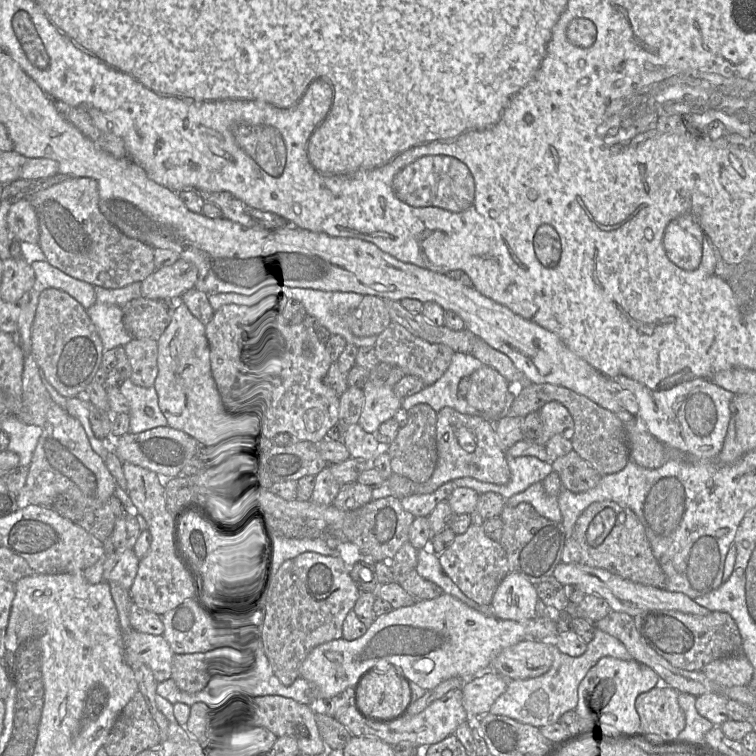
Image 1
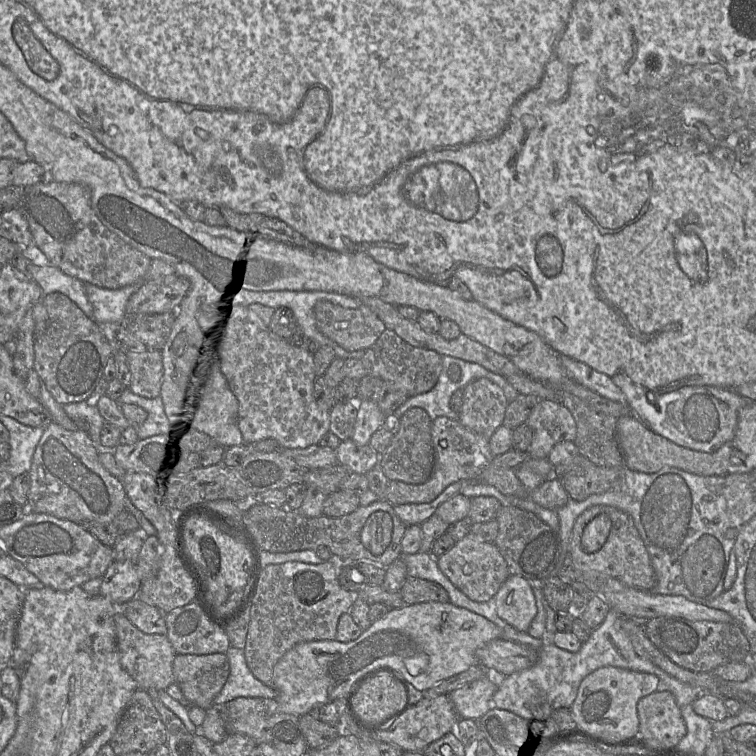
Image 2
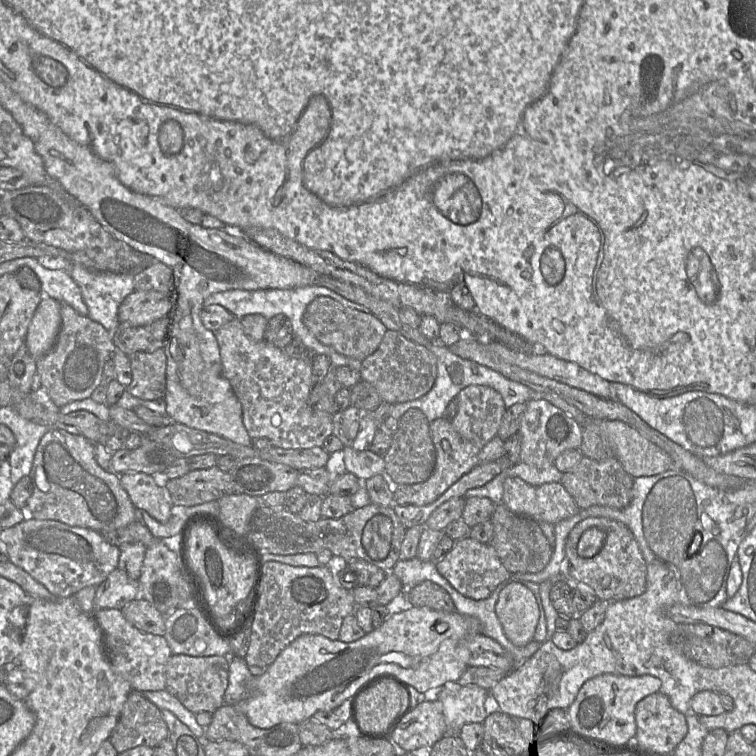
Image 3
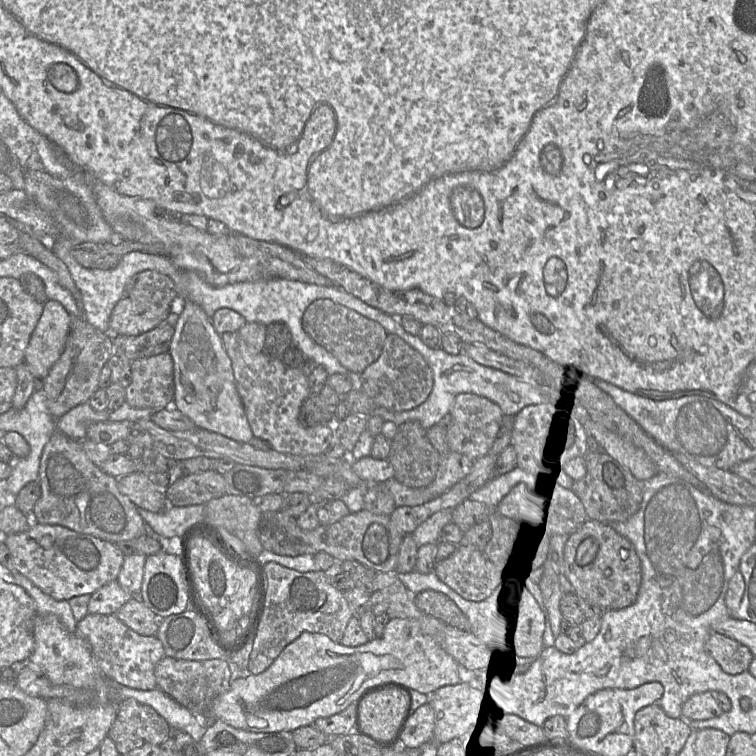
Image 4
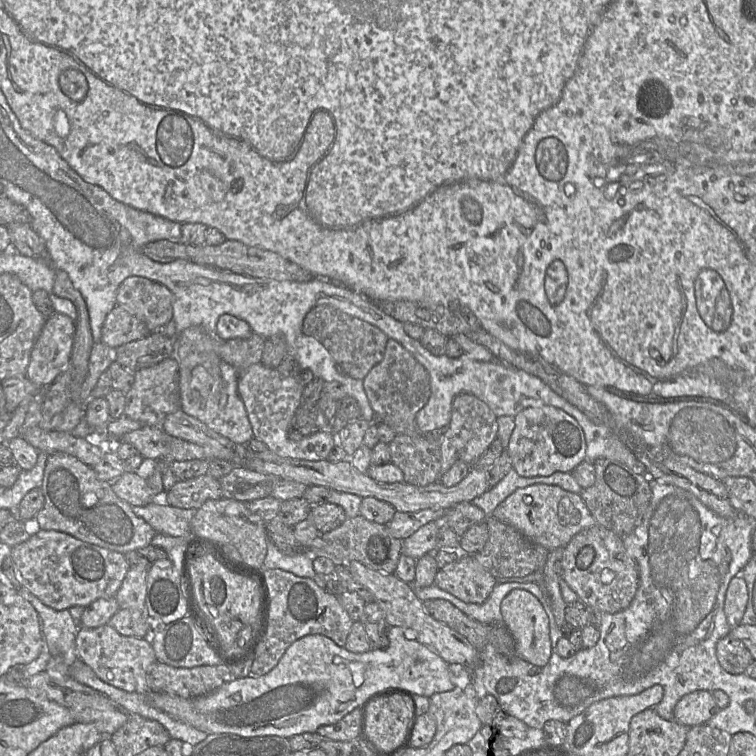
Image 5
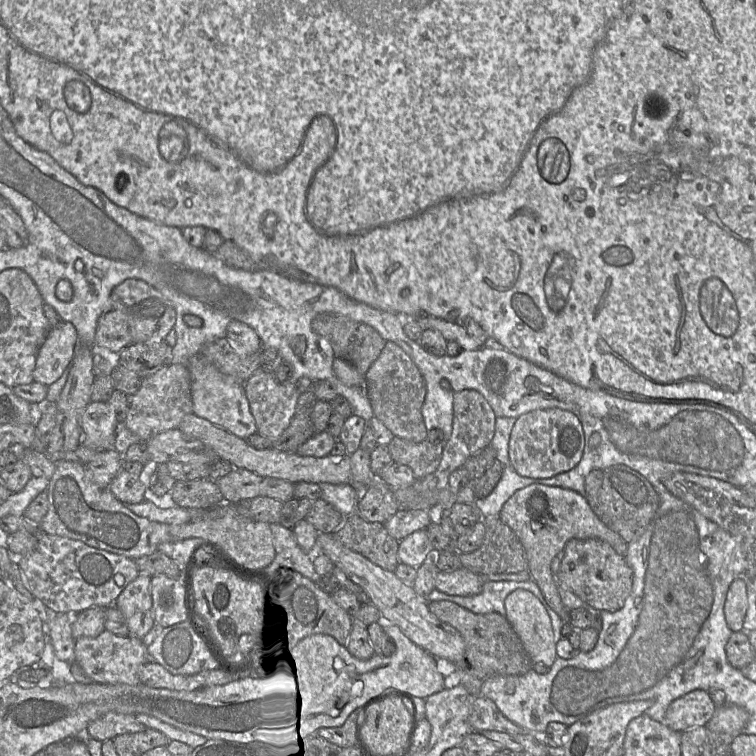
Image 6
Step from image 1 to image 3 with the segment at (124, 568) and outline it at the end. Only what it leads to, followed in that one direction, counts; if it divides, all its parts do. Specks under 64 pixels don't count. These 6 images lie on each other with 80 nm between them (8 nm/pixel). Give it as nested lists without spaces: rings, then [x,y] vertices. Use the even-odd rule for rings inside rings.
[[[118,567],[97,585],[94,609],[119,609],[139,597],[139,582]]]

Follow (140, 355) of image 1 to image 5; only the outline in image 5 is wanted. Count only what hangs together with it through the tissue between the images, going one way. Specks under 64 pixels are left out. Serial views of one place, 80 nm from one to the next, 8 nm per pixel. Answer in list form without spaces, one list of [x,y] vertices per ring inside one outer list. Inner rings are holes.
[[[170,357],[154,366],[140,369],[133,375],[133,385],[125,394],[123,414],[134,421],[141,422],[143,426],[162,429],[166,416],[181,410],[178,363]]]

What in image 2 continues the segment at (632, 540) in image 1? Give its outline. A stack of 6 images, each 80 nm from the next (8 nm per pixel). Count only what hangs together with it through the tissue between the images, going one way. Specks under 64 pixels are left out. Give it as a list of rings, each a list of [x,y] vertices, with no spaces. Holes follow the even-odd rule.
[[[592,506],[576,519],[569,555],[571,568],[581,575],[614,578],[628,587],[643,591],[651,591],[657,583],[649,553],[632,517],[612,506]]]

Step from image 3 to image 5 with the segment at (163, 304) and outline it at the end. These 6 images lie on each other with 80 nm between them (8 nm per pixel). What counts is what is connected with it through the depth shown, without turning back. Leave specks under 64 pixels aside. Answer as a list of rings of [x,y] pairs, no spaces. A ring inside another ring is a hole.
[[[115,305],[105,318],[101,342],[115,349],[129,342],[142,339],[149,333],[142,320]]]

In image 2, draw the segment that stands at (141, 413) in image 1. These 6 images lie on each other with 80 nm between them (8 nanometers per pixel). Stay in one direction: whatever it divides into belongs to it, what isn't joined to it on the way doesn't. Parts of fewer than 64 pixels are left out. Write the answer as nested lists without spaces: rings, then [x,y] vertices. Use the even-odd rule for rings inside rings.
[[[126,387],[117,402],[119,404],[135,404],[147,412],[147,418],[143,423],[132,425],[135,426],[139,439],[171,432],[173,429],[172,421],[165,414],[161,396],[145,398],[134,394]]]

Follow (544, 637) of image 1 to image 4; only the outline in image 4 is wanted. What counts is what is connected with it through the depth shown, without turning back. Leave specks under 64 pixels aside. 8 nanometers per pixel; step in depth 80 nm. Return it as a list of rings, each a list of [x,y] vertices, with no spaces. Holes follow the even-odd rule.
[[[393,618],[385,626],[381,638],[370,639],[357,647],[335,643],[321,633],[303,632],[282,650],[267,670],[258,675],[245,673],[236,678],[229,688],[212,702],[208,714],[211,718],[250,732],[292,732],[301,726],[313,724],[317,718],[337,714],[352,703],[357,706],[362,696],[375,688],[396,685],[430,695],[441,687],[459,683],[459,664],[431,636],[423,633],[419,620]]]

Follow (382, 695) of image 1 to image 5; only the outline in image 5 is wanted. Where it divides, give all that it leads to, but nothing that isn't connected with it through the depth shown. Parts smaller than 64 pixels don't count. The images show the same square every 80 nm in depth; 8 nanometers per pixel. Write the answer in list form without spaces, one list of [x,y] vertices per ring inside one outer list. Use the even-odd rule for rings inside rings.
[[[399,694],[379,698],[366,709],[366,735],[377,750],[395,750],[405,743],[412,719],[409,698]]]

